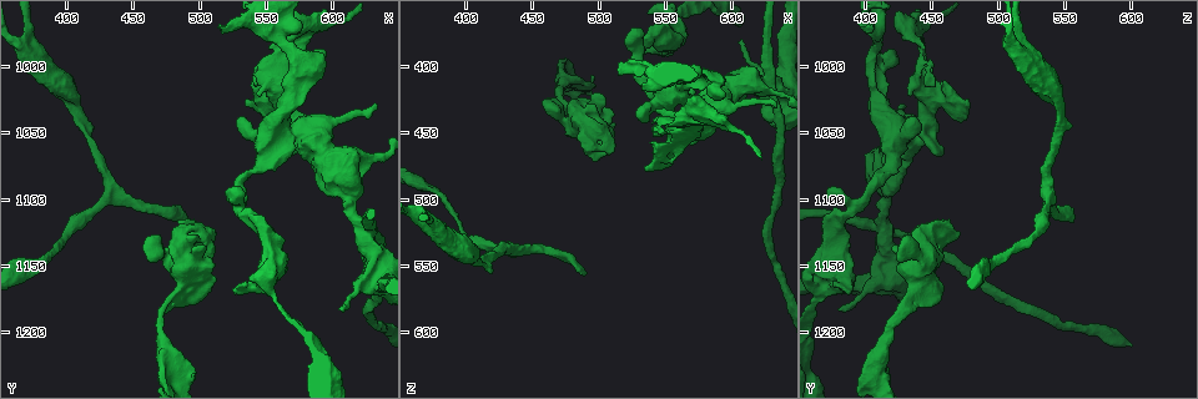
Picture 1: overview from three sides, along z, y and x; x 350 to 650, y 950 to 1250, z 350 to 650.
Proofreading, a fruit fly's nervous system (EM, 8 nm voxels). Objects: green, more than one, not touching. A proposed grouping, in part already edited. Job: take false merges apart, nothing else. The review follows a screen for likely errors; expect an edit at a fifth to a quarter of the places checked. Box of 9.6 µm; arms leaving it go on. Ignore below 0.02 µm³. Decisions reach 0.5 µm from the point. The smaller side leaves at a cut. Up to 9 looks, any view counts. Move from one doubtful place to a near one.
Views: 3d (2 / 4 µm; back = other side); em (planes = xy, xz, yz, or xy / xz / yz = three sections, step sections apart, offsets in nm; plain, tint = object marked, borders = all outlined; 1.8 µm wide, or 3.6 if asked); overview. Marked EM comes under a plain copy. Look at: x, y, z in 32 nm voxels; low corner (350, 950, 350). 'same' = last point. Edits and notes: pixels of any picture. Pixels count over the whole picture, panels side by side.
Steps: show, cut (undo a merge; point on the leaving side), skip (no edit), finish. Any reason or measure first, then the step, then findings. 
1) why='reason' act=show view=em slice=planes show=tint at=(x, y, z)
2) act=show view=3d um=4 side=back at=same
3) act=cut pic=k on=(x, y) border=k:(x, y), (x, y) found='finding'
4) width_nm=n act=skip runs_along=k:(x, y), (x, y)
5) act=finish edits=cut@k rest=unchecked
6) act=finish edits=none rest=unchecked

why='thick turns thin' act=show view=em um=3.6 slice=planes show=tint at=(404, 1026, 544)

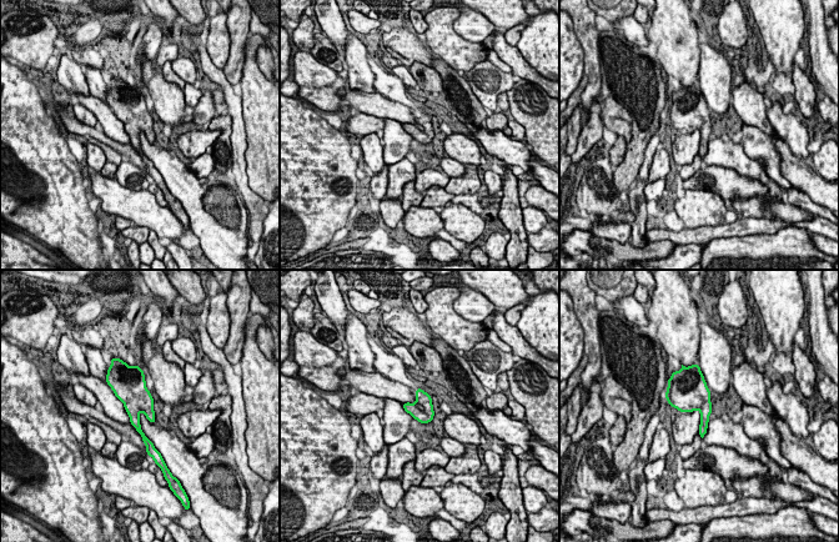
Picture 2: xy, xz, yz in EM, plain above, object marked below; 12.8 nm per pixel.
width_nm=300 act=skip found='one neuron here'

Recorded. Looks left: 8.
why='three arms meet' act=show view=em um=3.6 slice=yz step=4 show=tint at=(432, 1094, 538)

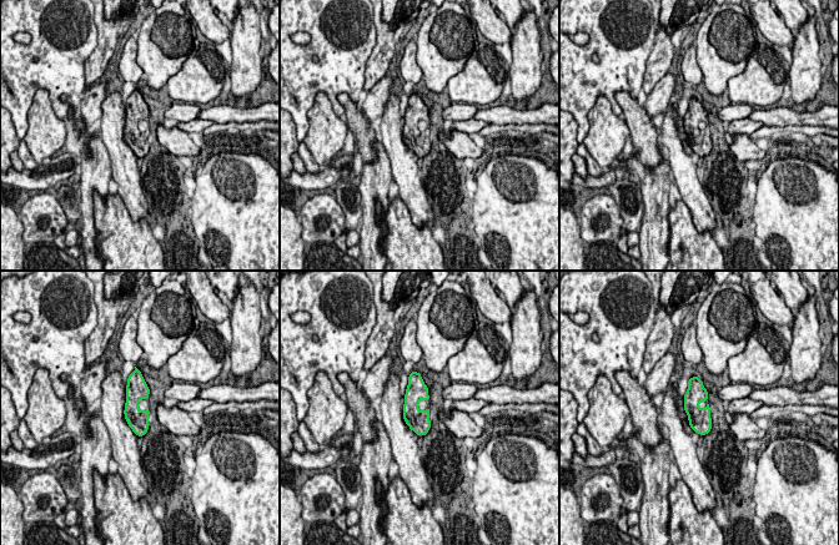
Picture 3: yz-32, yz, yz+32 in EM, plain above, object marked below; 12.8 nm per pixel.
why='another direction' act=show view=em um=3.6 slice=planes show=tint at=same

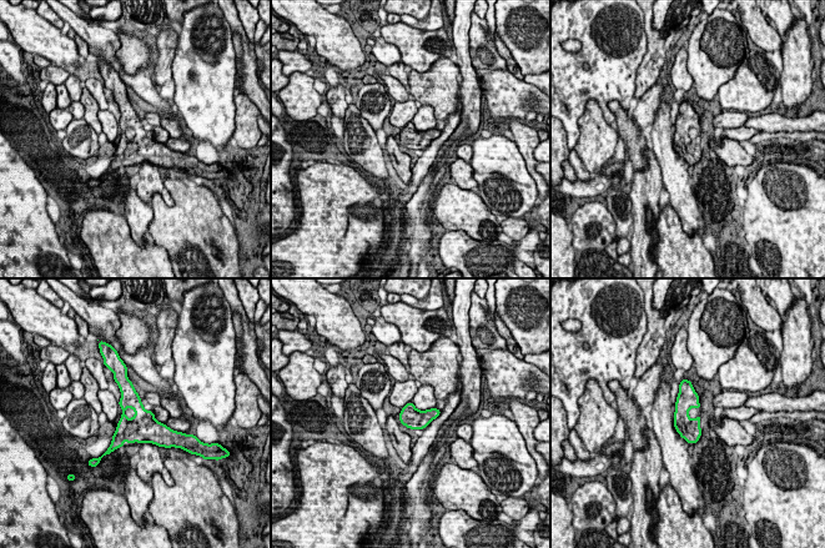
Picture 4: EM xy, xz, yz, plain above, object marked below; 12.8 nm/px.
act=skip runs_along=4:(684, 383), (683, 423), (693, 440) found='one neuron here'

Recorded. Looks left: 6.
why='two arms in line, one across' act=show view=em slice=planes show=tint at=(478, 1224, 412)

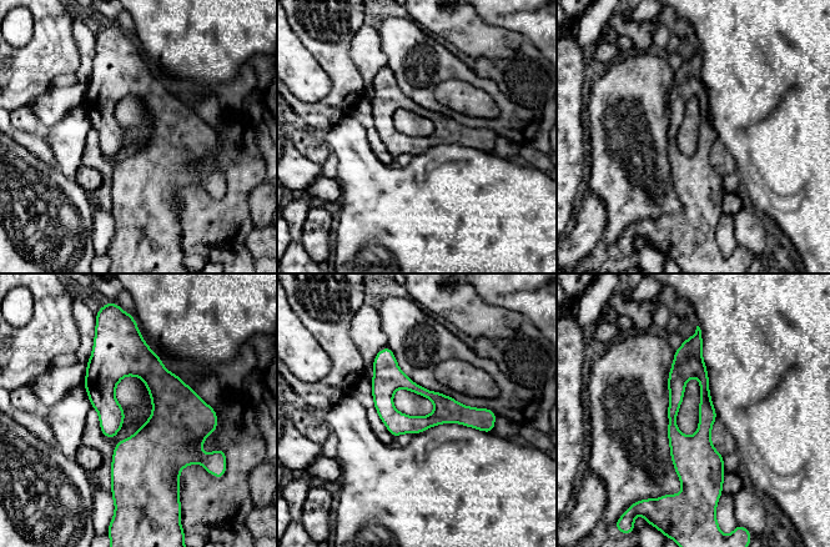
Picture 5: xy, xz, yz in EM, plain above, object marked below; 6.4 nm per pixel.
act=skip runs_along=5:(699, 339), (705, 425), (690, 488) found='continuous, no second neuron'

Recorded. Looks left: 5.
why='sharp bend' act=show view=3d um=4 at=(628, 1162, 416)

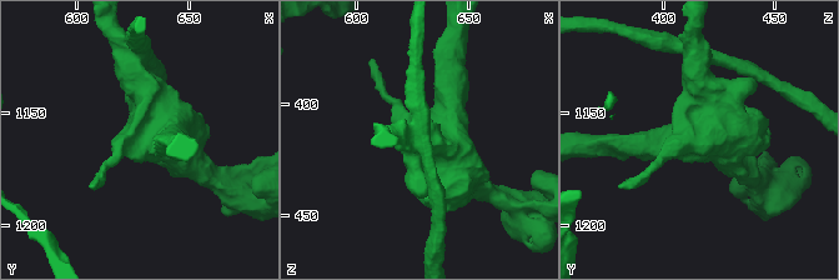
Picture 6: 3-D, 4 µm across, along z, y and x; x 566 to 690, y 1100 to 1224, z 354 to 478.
act=show view=em slice=planes show=borders at=(630, 1160, 418)

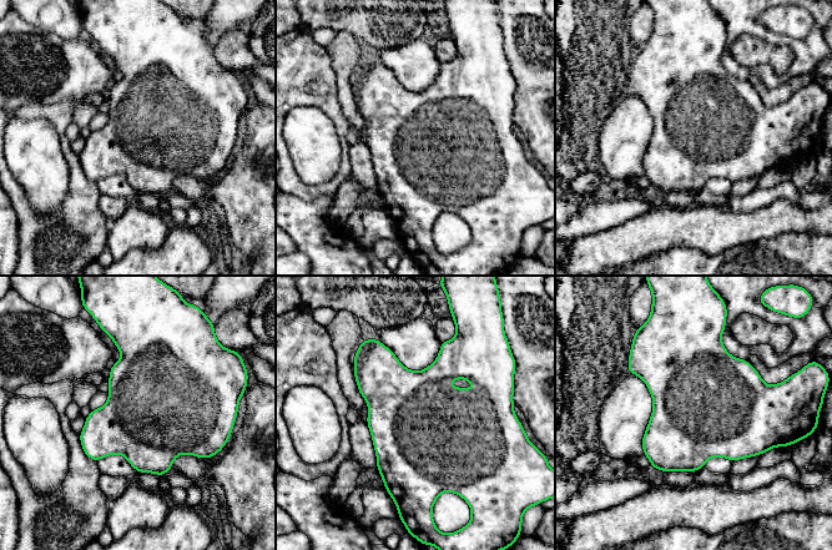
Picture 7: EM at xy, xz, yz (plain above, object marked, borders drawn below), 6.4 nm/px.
act=skip found='all the same neuron'

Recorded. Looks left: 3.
act=finish edits=none rest=unchecked

